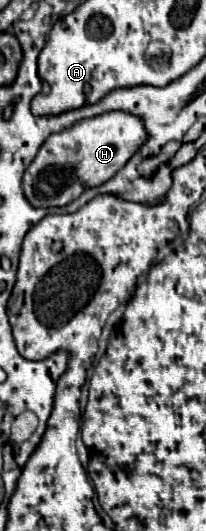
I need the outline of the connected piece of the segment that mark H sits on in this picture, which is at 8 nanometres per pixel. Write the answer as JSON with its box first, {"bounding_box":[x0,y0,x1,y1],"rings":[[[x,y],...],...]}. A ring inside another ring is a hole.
{"bounding_box":[23,110,147,206],"rings":[[[109,110],[99,116],[79,120],[71,128],[51,134],[43,142],[37,156],[25,170],[23,192],[33,206],[65,206],[79,198],[85,186],[101,186],[113,178],[145,144],[145,140],[147,132],[143,120],[123,110]]]}

